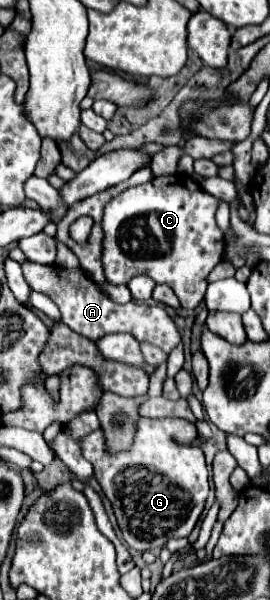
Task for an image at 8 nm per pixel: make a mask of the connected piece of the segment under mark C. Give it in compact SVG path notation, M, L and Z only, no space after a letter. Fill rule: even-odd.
M164 175L154 177L152 181L130 187L114 201L104 207L104 271L106 279L116 285L126 285L136 275L150 275L156 283L166 283L174 289L184 309L196 309L206 293L206 277L208 273L222 261L224 255L224 235L216 227L214 215L219 204L218 197L212 197L204 189L200 189L198 181L194 183L188 175Z

